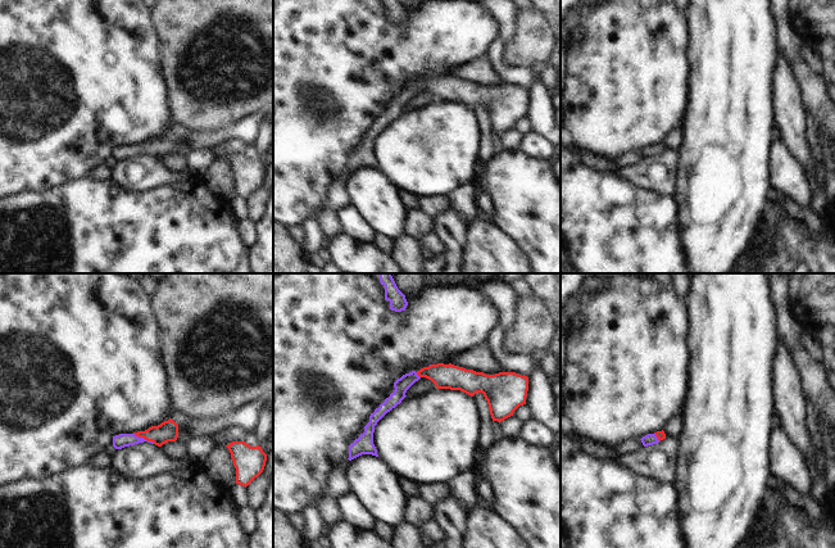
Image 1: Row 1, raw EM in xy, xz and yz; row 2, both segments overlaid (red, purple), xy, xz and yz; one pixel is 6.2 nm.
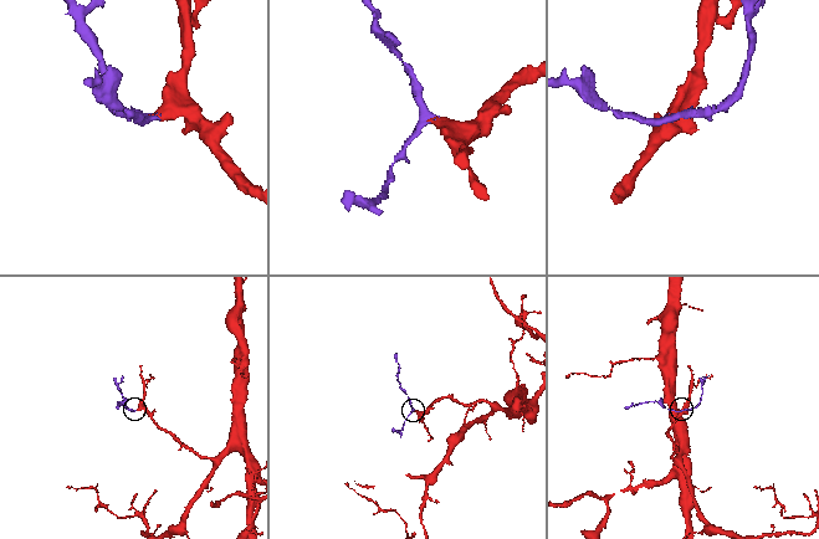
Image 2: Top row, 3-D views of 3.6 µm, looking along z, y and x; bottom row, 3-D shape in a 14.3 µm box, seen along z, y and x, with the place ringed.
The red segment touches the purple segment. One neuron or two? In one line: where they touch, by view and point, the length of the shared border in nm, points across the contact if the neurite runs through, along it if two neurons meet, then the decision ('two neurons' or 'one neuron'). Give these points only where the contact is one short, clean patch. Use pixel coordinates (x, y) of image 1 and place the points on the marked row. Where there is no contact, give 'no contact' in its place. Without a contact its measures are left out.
xy (144, 438) | 150 nm | across xy (167, 431), (144, 438), (121, 440) | one neuron

